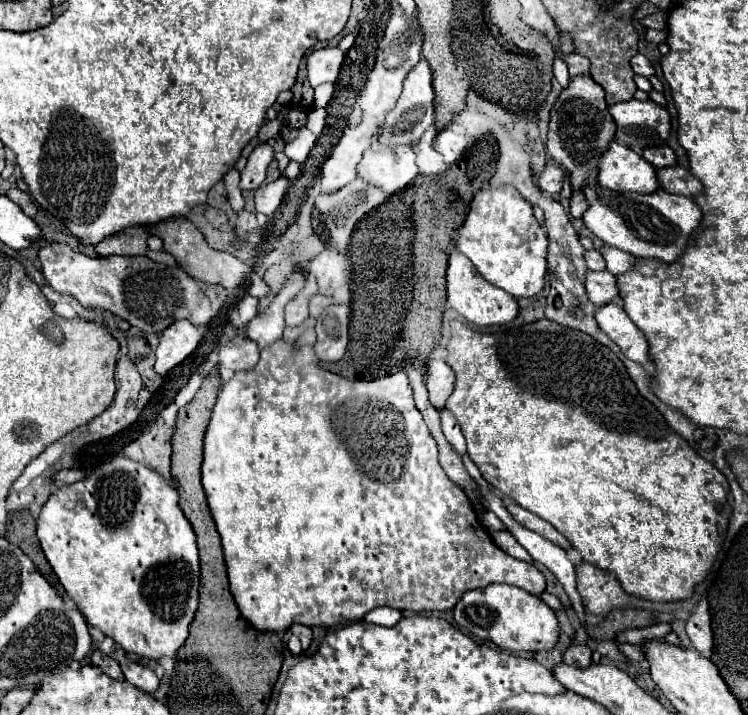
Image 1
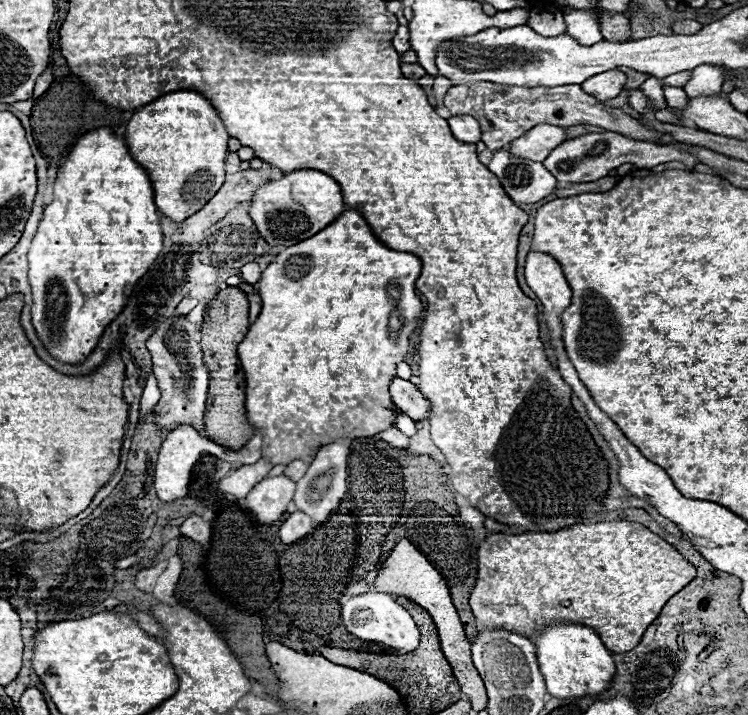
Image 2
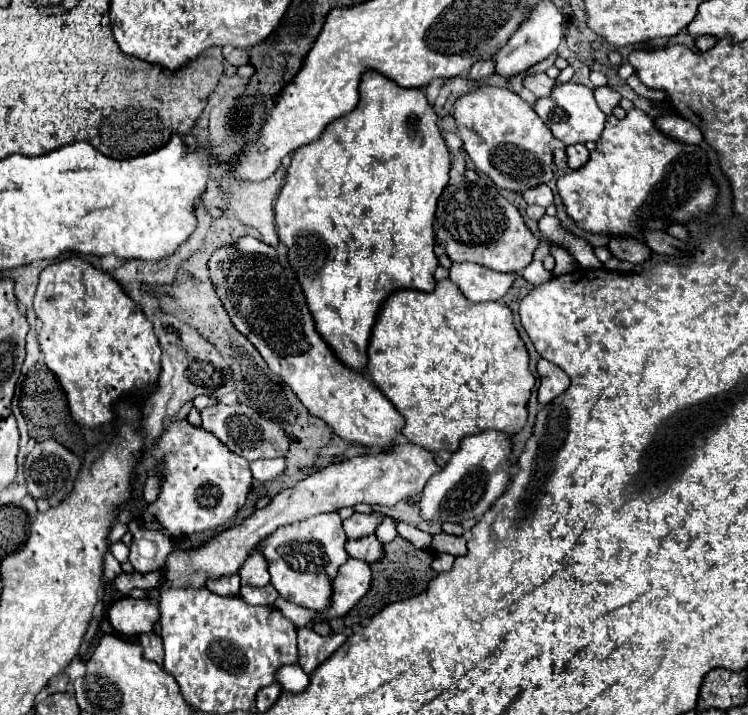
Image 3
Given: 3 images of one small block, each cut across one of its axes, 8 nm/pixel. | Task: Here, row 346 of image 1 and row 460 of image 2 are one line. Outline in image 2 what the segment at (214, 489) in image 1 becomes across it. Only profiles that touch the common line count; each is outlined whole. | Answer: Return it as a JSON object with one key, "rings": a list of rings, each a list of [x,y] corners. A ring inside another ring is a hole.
{"rings":[[[346,210],[340,214],[338,222],[332,222],[318,234],[306,238],[304,242],[298,242],[284,252],[280,252],[268,268],[262,272],[262,278],[258,280],[258,292],[262,296],[262,310],[258,318],[250,324],[248,334],[244,342],[238,346],[238,358],[244,370],[246,378],[246,418],[248,422],[262,432],[262,458],[266,458],[270,464],[288,464],[292,460],[304,460],[312,462],[314,450],[320,446],[326,446],[326,442],[336,442],[338,438],[358,438],[358,436],[372,436],[382,430],[388,430],[394,426],[398,418],[398,410],[388,394],[390,378],[396,378],[396,366],[404,362],[408,354],[408,344],[414,334],[414,330],[420,326],[422,316],[422,302],[414,292],[414,282],[420,276],[420,260],[414,254],[408,252],[396,252],[386,248],[382,242],[376,240],[376,236],[370,232],[366,220],[356,210]]]}

